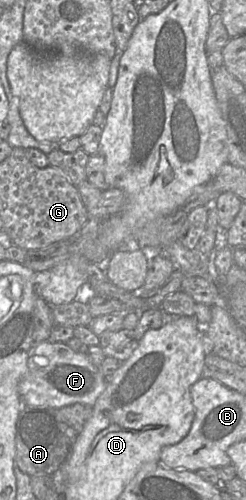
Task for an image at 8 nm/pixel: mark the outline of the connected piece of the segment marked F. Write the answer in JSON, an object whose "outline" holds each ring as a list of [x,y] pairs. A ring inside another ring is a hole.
{"outline":[[[49,340],[34,343],[27,361],[28,373],[18,390],[23,402],[34,408],[62,408],[75,403],[93,406],[106,387],[106,379],[86,354],[73,351],[66,343]]]}

